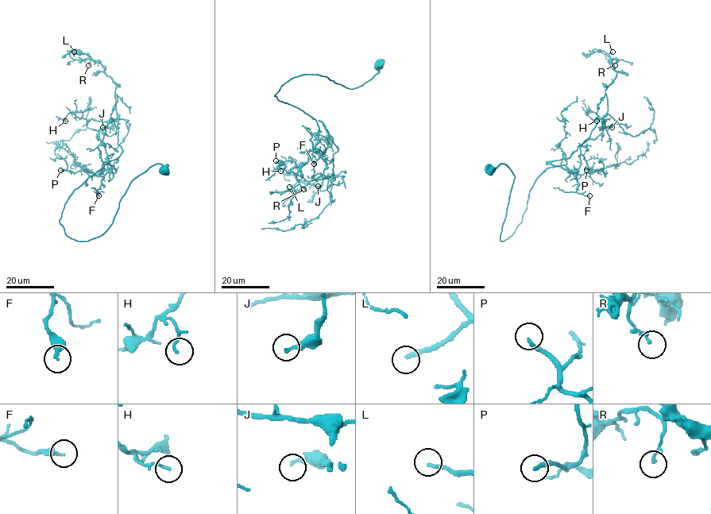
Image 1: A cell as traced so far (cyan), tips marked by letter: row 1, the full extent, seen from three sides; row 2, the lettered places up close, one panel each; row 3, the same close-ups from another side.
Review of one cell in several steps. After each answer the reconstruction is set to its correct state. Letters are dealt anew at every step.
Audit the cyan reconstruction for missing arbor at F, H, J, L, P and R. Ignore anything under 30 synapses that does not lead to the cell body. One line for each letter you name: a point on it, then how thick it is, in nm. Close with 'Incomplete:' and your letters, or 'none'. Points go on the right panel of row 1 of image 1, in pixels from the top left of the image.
L: Place: (612, 52). Thickness 200 nm
P: Place: (586, 170). Thickness 200 nm
Incomplete: L, P

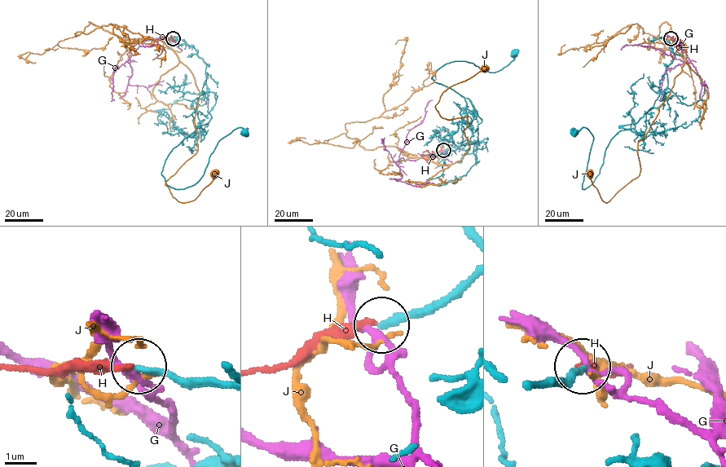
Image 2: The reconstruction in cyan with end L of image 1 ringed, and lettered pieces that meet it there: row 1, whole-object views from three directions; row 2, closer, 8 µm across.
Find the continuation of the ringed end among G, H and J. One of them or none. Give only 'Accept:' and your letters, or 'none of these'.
Accept: none of these

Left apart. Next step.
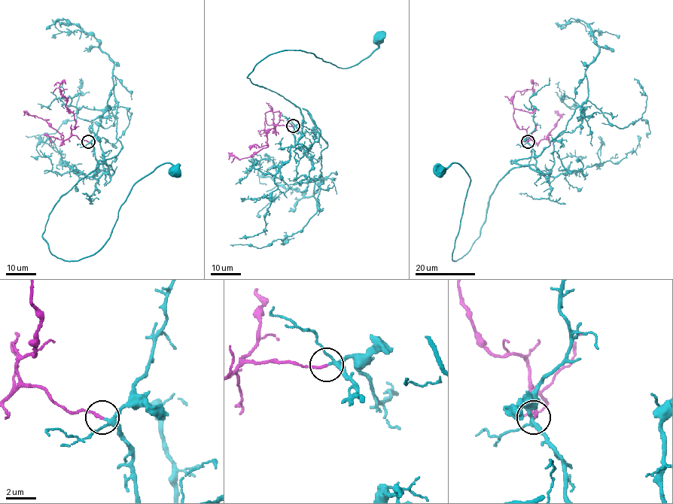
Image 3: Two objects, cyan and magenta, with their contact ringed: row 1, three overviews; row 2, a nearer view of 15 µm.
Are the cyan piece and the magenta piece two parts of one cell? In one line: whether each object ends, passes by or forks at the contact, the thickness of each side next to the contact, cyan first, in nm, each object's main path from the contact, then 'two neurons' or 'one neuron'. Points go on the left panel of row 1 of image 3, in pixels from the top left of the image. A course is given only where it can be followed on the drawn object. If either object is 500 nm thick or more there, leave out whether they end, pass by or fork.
cyan forks | magenta ends | 190/180 nm | cyan via (88, 141), (98, 166), (60, 197), (42, 235), (65, 261), (96, 252), (137, 182), (166, 162), (175, 171) | magenta via (88, 141), (71, 132), (74, 129), (74, 114), (65, 105), (66, 98), (59, 84), (56, 82), (53, 86) | one neuron

